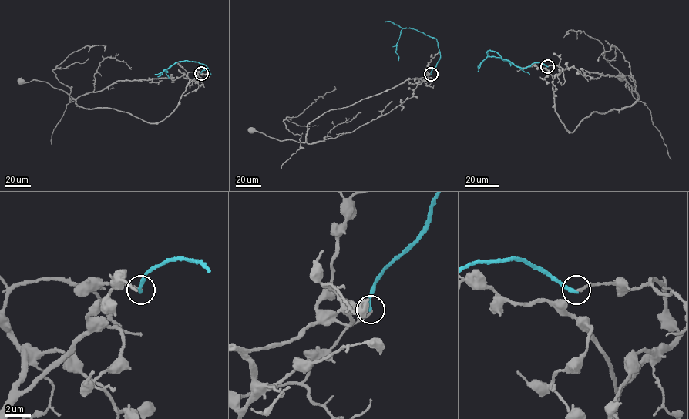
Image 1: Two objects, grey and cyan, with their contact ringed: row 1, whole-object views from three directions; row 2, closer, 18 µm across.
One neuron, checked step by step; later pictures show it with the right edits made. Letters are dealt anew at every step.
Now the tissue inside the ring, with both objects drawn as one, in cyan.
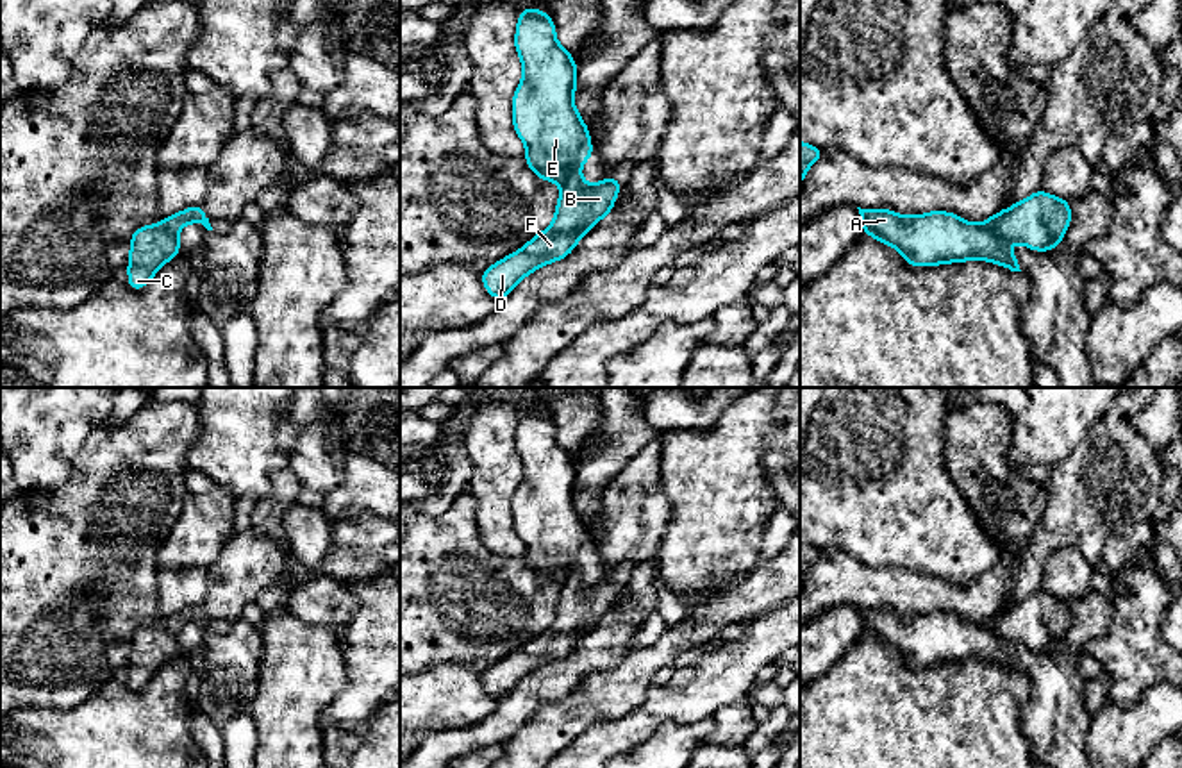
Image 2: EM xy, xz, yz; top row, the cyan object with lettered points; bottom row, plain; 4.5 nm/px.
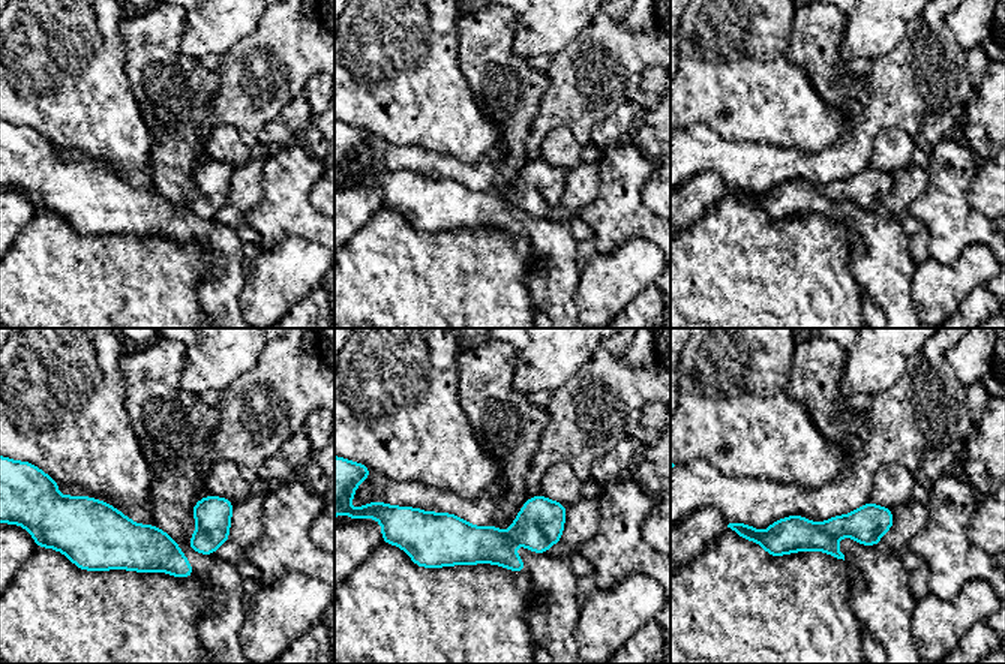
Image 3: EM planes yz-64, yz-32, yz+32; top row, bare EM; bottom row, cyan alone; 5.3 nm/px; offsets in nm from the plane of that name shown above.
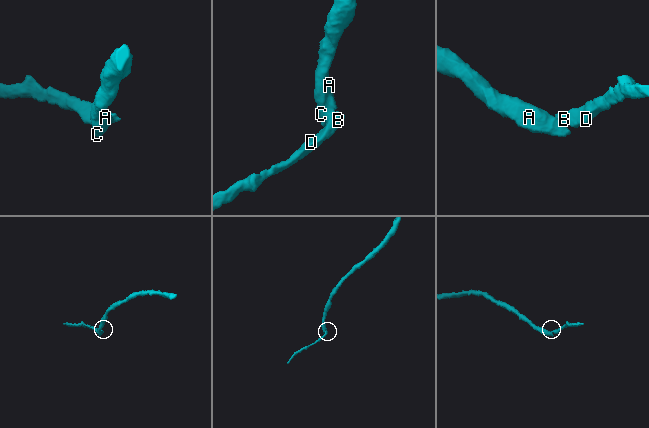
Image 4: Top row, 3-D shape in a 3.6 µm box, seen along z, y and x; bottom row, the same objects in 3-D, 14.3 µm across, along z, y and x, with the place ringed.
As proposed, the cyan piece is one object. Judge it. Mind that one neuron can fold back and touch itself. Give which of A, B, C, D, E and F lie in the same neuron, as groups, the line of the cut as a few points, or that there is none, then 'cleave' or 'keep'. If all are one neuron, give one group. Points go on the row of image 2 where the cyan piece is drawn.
A C E / B D F | xz (577, 166), (561, 184) | cleave

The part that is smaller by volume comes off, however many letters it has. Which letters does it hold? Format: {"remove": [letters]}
{"remove": ["B", "D", "F"]}

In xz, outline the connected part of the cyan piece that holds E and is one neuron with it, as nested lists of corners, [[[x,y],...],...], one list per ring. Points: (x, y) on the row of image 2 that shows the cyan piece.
[[[534,7],[521,11],[514,46],[523,79],[512,96],[512,127],[527,146],[525,163],[541,180],[562,184],[595,152],[573,104],[577,64],[557,43],[552,18]]]

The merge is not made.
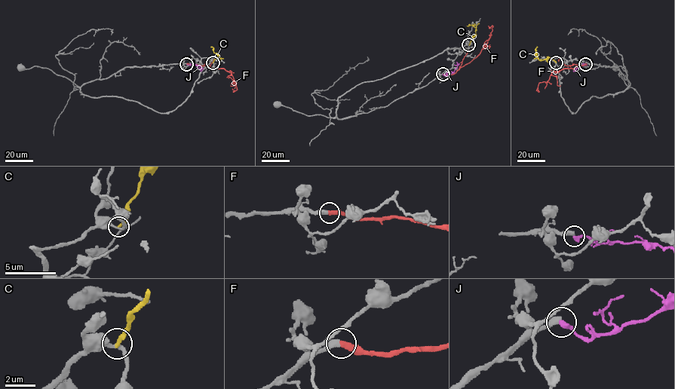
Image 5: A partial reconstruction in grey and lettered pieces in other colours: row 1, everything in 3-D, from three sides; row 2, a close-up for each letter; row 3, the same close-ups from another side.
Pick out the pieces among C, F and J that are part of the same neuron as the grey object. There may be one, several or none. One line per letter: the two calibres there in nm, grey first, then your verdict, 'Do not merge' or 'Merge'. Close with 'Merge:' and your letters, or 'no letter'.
C: Thickness 200 nm (grey) against 260 nm. Do not merge
F: Thickness 420 nm (grey) against 440 nm. Merge
J: Thickness 440 nm (grey) against 380 nm. Do not merge
Merge: F

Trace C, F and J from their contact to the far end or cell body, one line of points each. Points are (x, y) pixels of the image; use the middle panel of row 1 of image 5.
C: (468, 45), (475, 34), (476, 27), (467, 26)
F: (443, 74), (453, 74), (479, 53), (492, 30), (492, 26), (488, 26)
J: (443, 74), (448, 75), (453, 72), (457, 67), (456, 62)

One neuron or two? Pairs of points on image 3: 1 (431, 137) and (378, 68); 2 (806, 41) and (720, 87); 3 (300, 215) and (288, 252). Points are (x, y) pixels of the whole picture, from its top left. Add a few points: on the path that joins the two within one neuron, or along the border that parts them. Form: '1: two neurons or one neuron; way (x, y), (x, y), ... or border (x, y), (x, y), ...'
1: one neuron; way (431, 120), (395, 84)
2: two neurons; border (794, 15), (788, 57), (809, 78)
3: two neurons; border (318, 243), (300, 237), (284, 237), (263, 252)

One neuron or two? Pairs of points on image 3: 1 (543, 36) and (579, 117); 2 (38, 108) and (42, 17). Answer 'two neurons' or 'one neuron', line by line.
1: two neurons
2: one neuron

